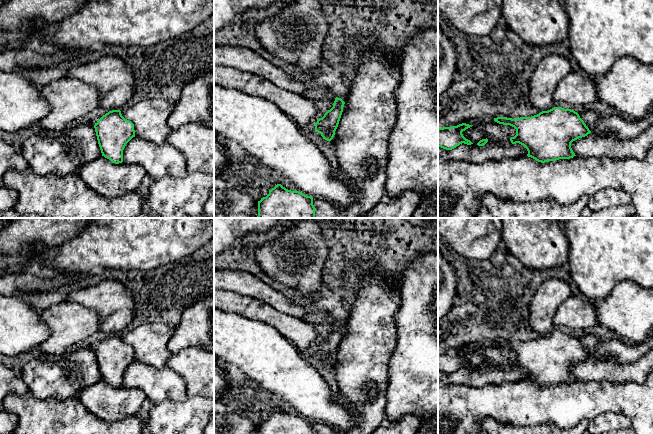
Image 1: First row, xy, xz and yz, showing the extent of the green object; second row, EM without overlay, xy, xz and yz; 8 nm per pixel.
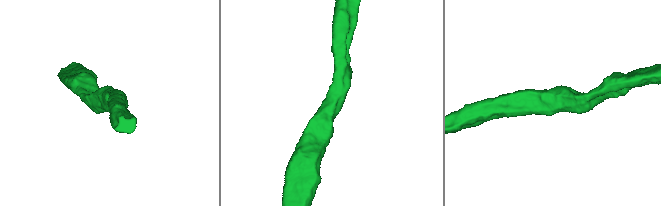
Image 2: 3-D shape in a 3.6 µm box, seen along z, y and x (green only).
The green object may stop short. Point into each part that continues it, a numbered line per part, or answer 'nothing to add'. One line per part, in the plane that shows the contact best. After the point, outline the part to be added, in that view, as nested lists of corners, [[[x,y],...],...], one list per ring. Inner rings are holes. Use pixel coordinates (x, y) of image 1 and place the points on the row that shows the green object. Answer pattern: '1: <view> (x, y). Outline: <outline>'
nothing to add

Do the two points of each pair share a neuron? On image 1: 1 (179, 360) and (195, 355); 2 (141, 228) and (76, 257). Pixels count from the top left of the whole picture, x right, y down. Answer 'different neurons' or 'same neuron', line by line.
1: same neuron
2: same neuron

